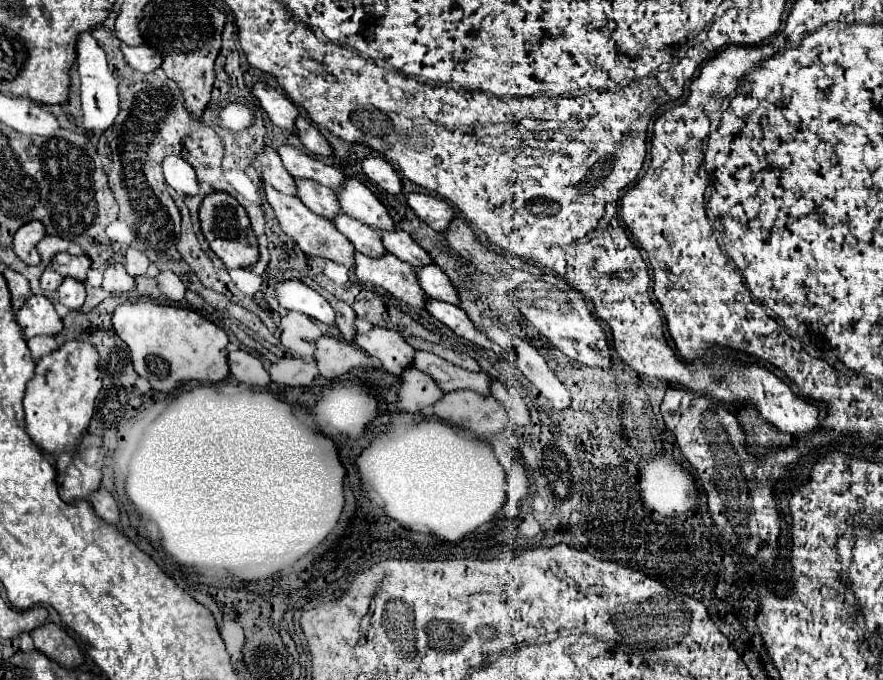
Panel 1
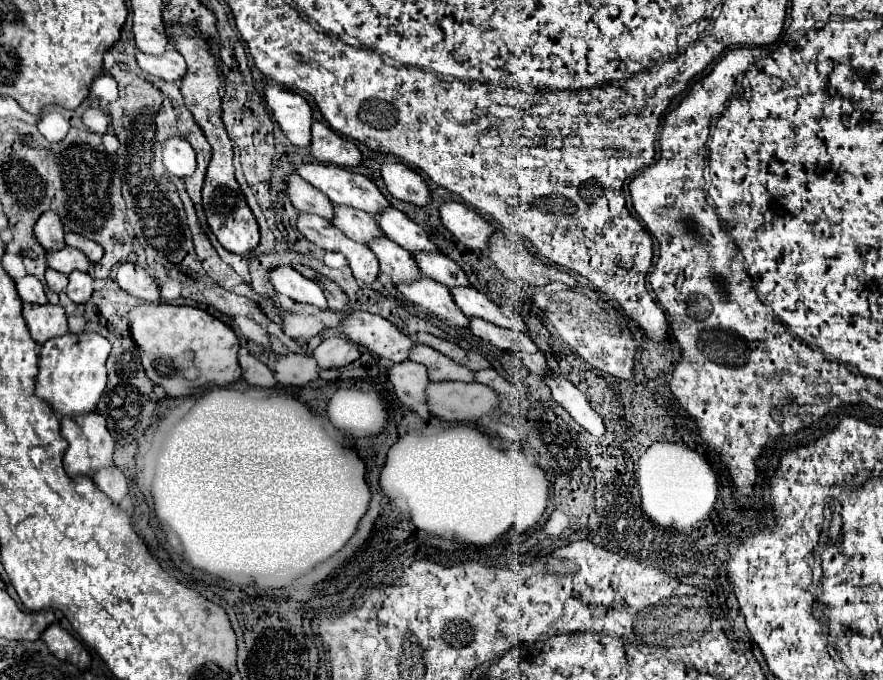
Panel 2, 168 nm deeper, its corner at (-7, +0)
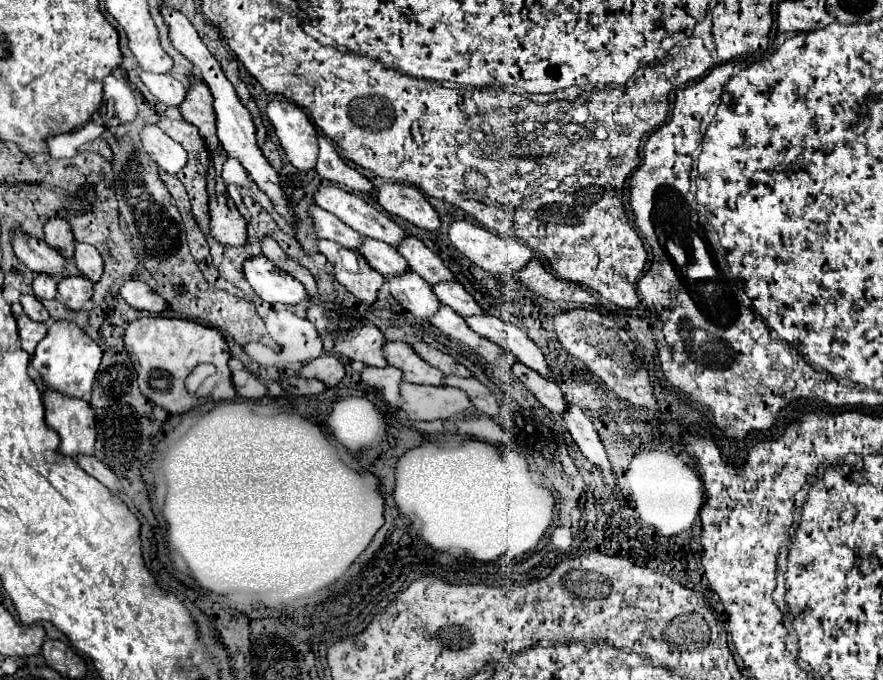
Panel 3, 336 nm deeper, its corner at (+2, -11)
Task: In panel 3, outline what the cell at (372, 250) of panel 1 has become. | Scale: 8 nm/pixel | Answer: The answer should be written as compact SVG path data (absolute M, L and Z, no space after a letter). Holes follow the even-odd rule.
M401 272L401 276L389 276L387 278L391 296L411 314L419 318L427 318L437 312L439 300L431 290L431 284L425 284L421 276L409 272Z

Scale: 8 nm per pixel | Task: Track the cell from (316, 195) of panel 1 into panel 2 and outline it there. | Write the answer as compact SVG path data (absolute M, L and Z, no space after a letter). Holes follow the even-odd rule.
M334 205L334 207L336 207L336 217L334 217L332 223L340 231L344 231L350 239L354 239L356 243L368 245L374 239L386 237L372 215L362 213L358 209L350 209L346 205Z

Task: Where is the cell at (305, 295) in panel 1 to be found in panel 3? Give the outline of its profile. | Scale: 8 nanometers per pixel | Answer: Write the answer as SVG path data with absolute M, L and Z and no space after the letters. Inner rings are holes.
M263 254L243 264L243 274L257 296L269 304L301 304L309 296L299 280L275 268Z

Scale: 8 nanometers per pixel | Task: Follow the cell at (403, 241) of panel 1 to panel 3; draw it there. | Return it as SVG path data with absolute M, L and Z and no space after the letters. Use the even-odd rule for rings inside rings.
M457 280L435 284L433 286L433 292L435 292L435 296L439 298L441 304L451 306L461 316L471 316L471 314L481 314L483 312L479 308L479 304L473 300L473 296L467 294Z

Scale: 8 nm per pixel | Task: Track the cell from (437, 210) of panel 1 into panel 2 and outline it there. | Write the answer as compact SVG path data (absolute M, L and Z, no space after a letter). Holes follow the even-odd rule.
M448 201L440 207L444 227L472 251L486 251L496 227L464 203Z

